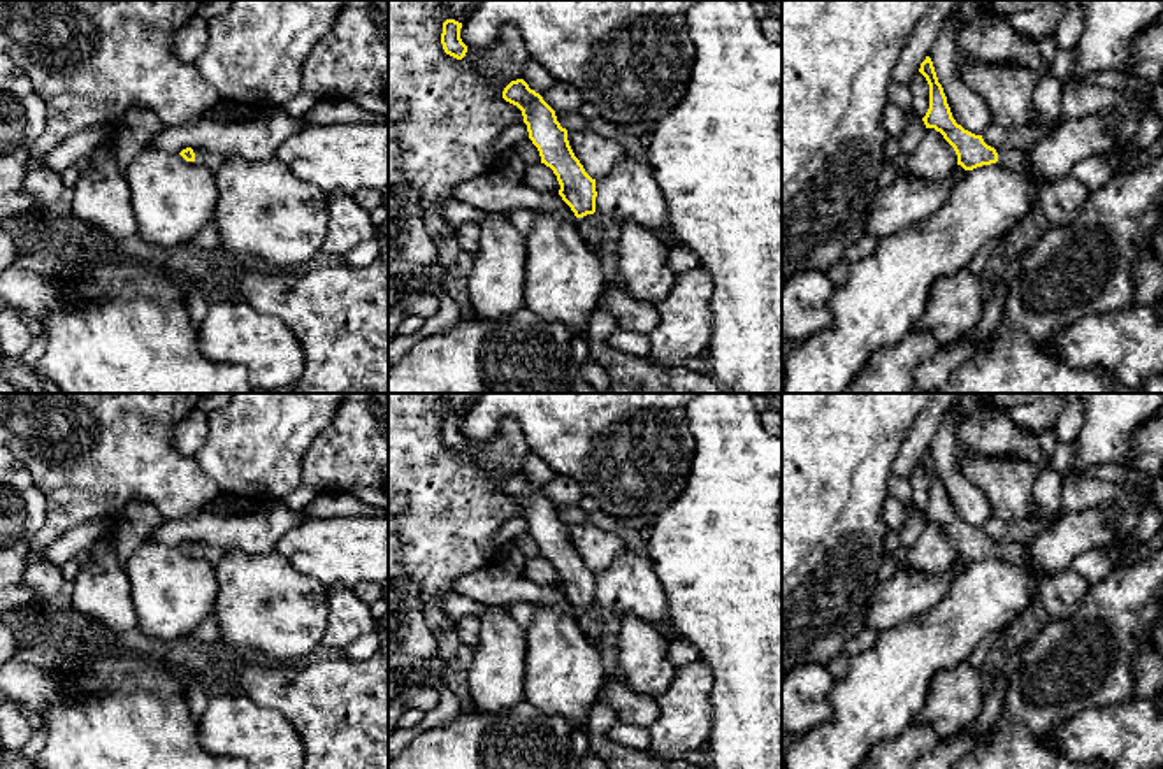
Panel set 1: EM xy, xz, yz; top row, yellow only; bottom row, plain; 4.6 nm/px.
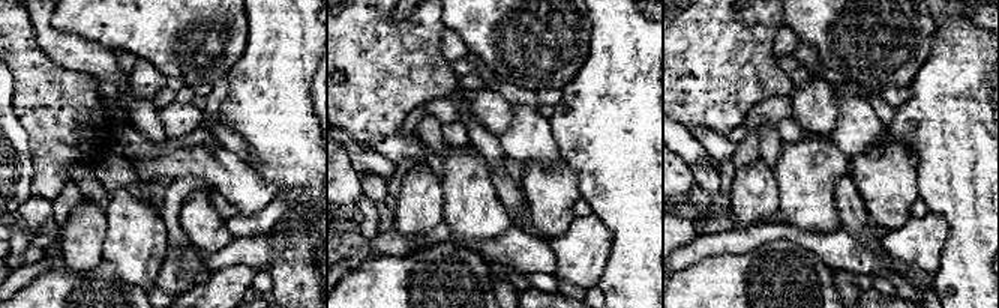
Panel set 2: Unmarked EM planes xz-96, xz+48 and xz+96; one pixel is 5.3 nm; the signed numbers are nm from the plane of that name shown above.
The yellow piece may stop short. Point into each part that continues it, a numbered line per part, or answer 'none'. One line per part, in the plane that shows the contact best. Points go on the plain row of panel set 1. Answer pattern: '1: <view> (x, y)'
1: xz (587, 618)

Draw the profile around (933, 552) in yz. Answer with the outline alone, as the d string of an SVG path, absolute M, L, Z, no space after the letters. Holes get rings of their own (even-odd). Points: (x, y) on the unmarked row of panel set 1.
M928 521L919 539L910 546L908 558L899 567L928 574L943 574L954 567L957 548L935 521Z

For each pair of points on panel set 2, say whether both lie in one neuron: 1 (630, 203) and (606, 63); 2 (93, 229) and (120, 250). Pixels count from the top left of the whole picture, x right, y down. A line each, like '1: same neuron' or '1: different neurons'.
1: same neuron
2: different neurons

